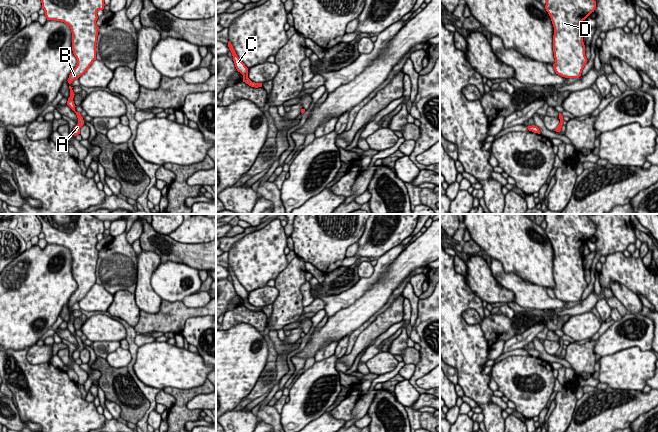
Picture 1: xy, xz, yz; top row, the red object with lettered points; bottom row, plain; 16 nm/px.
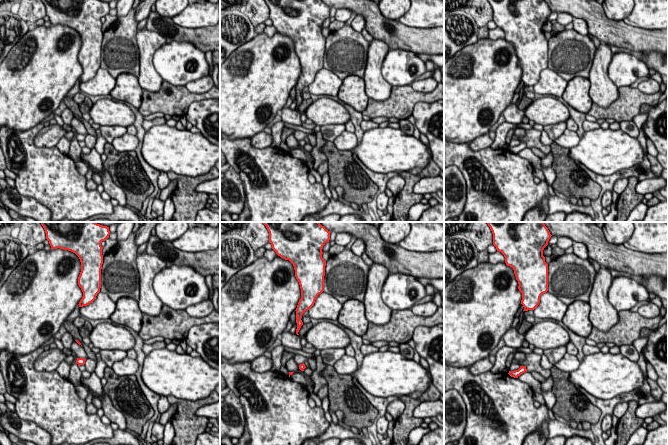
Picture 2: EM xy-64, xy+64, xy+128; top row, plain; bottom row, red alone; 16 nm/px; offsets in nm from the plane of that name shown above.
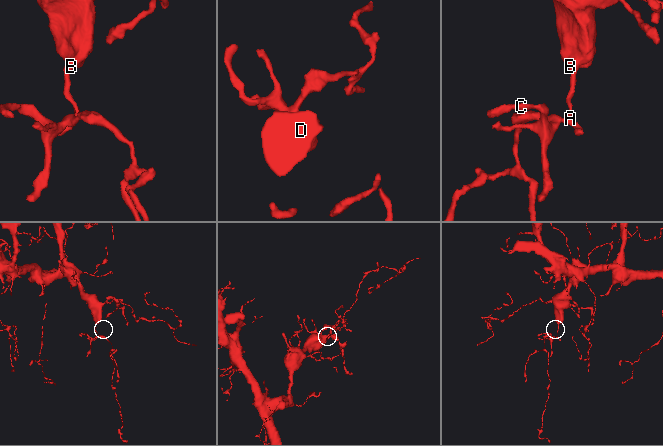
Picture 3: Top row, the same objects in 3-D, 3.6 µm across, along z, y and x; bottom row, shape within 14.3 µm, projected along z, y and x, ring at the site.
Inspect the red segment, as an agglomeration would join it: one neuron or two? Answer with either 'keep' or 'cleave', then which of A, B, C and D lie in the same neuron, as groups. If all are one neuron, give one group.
keep; groups A B C D

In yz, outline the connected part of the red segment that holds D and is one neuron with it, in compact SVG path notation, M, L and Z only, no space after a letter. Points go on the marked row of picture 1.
M546 0L553 27L553 52L556 74L579 78L587 63L580 24L596 8L595 0Z

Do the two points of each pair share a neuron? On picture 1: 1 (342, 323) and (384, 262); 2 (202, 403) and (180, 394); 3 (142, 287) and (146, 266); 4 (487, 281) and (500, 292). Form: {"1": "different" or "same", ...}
{"1": "different", "2": "different", "3": "same", "4": "same"}

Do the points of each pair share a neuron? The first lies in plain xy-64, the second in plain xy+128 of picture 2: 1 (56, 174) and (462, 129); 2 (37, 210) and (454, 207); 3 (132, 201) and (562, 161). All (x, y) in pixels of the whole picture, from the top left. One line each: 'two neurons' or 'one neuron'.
1: two neurons
2: one neuron
3: one neuron

